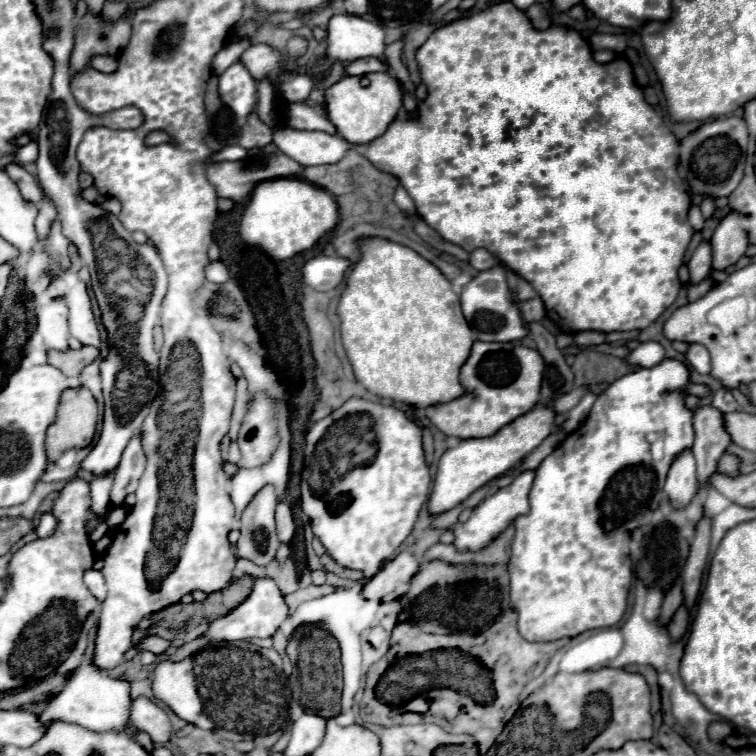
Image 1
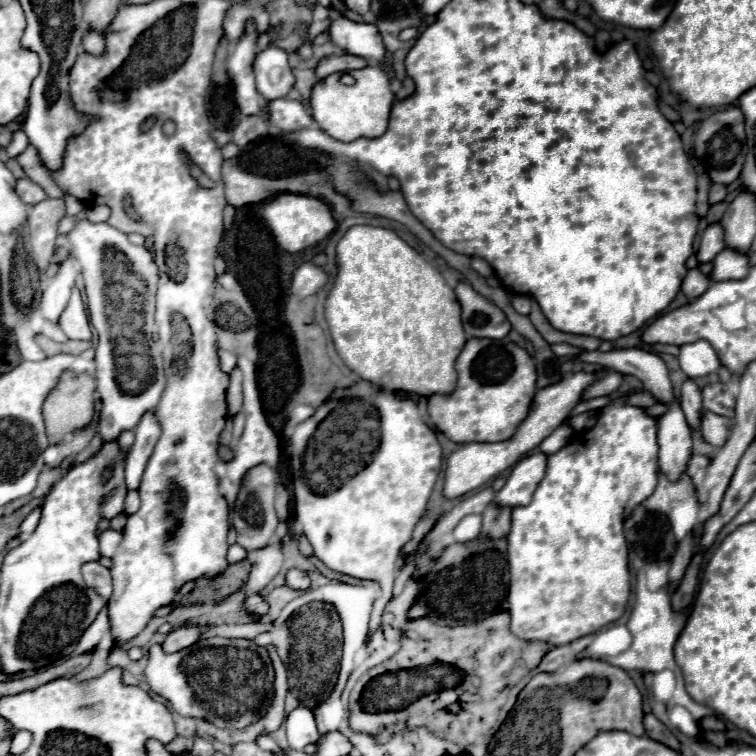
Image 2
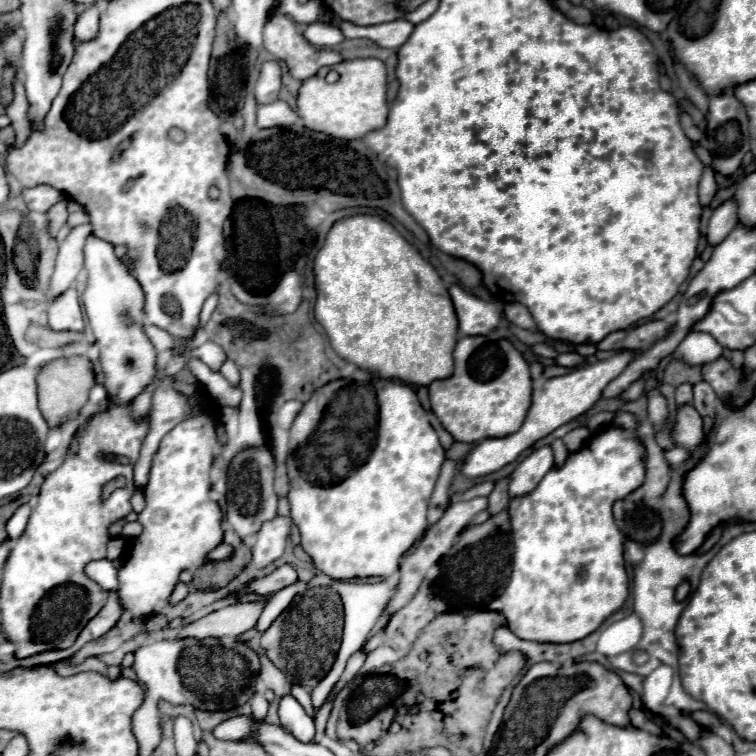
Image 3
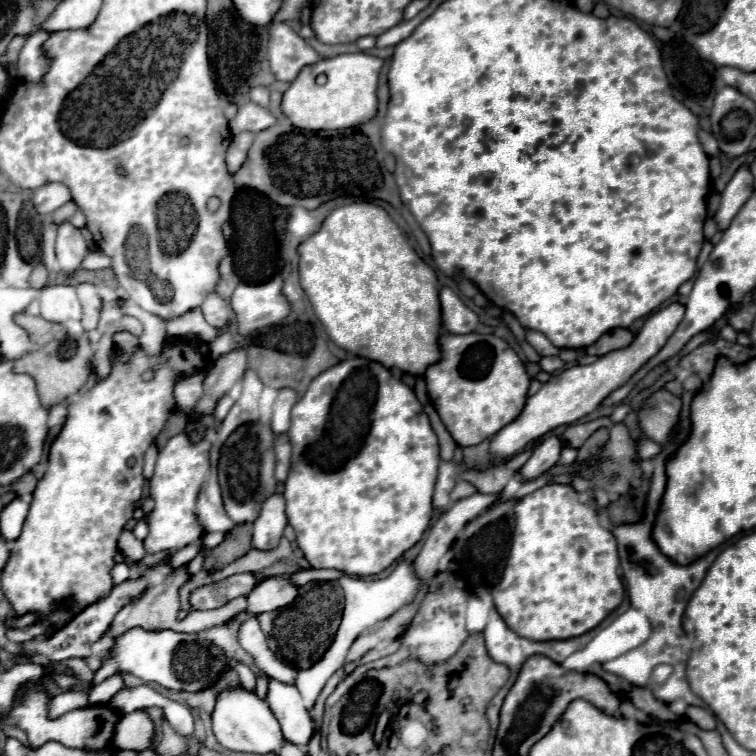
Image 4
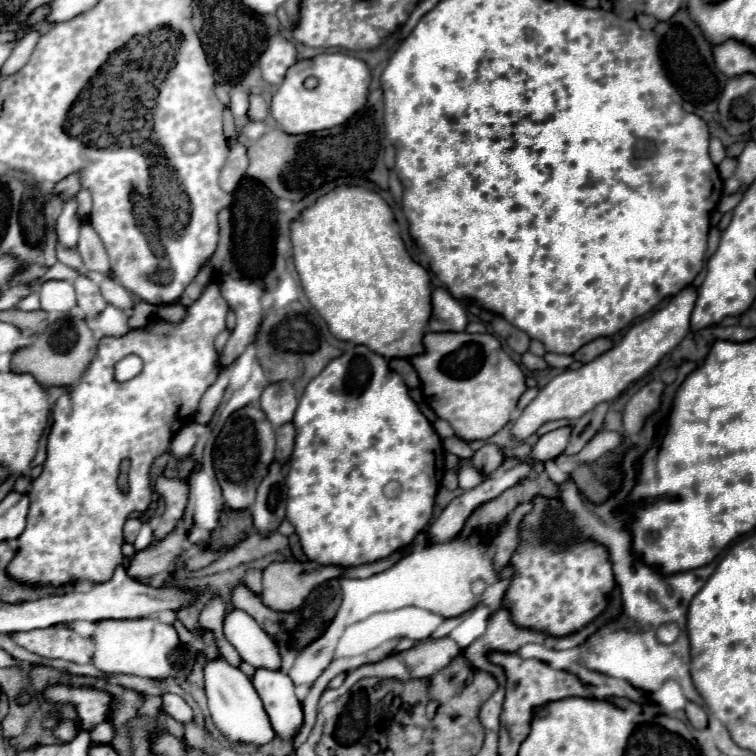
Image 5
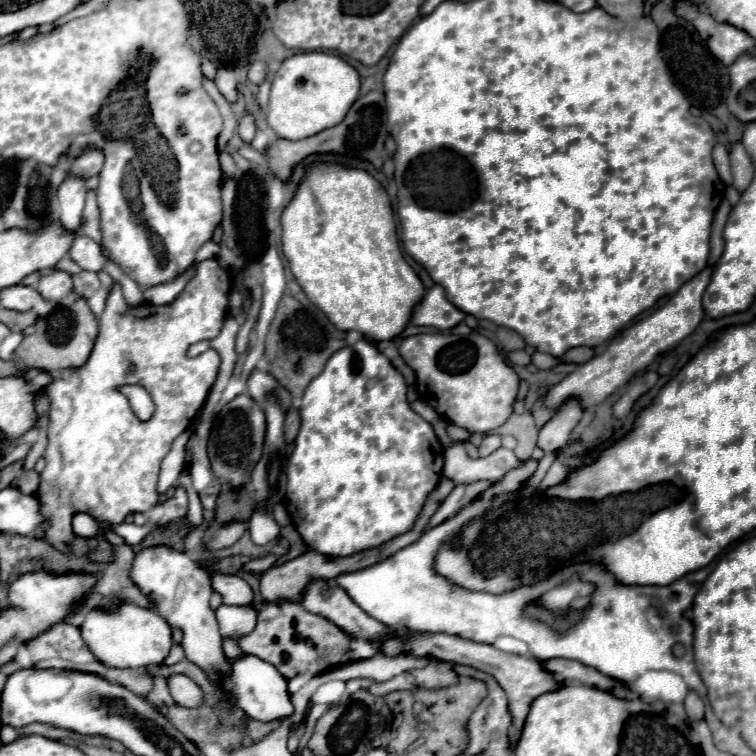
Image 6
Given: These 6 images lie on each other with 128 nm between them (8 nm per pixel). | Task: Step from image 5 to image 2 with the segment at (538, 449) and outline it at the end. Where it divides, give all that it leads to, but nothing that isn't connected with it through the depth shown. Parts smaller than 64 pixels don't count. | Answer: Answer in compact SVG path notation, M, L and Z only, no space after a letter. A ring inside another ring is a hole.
M534 452L526 458L522 458L514 466L504 488L496 492L494 504L500 508L504 508L504 506L508 506L508 508L526 506L532 500L536 486L544 478L544 472L546 472L546 454Z

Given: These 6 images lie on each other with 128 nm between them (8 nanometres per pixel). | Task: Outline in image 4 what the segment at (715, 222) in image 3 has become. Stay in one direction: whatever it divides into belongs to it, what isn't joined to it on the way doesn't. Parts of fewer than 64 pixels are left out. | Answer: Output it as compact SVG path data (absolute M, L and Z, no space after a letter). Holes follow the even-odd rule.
M742 166L734 178L728 182L726 190L722 192L722 200L720 200L720 208L714 216L714 222L718 226L718 230L726 230L728 224L732 222L732 218L738 214L738 210L746 204L746 200L752 196L754 188L752 188L752 174L746 166Z

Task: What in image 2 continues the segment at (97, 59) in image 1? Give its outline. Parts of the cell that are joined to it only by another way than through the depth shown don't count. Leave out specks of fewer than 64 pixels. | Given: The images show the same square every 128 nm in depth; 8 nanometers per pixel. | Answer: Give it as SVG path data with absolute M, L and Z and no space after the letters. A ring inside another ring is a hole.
M88 32L86 38L84 38L84 50L88 54L94 54L94 56L104 54L104 38L96 32Z

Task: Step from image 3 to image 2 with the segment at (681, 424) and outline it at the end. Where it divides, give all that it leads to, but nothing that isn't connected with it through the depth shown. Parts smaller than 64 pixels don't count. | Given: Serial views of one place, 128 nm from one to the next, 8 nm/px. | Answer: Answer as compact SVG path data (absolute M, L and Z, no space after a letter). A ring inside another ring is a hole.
M714 412L702 414L702 428L700 428L704 440L708 440L714 446L724 446L730 436L730 420L724 416L718 416Z

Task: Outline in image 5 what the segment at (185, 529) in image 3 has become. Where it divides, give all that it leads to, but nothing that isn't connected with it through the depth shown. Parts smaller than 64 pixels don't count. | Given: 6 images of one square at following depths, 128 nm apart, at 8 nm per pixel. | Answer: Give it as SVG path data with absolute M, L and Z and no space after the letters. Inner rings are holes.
M160 474L154 482L154 488L166 502L162 520L160 520L158 528L154 530L154 540L162 540L170 532L174 532L174 528L182 520L184 508L188 504L188 478L178 480L178 478L166 478Z

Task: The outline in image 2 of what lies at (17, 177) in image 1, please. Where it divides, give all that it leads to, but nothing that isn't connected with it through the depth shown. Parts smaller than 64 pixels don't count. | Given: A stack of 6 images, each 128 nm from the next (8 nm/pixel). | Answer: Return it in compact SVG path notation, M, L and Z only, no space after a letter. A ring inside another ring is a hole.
M28 178L18 180L18 184L16 184L16 194L22 198L22 202L26 202L26 204L30 204L30 206L46 200L46 192L44 192L38 184L30 182Z

